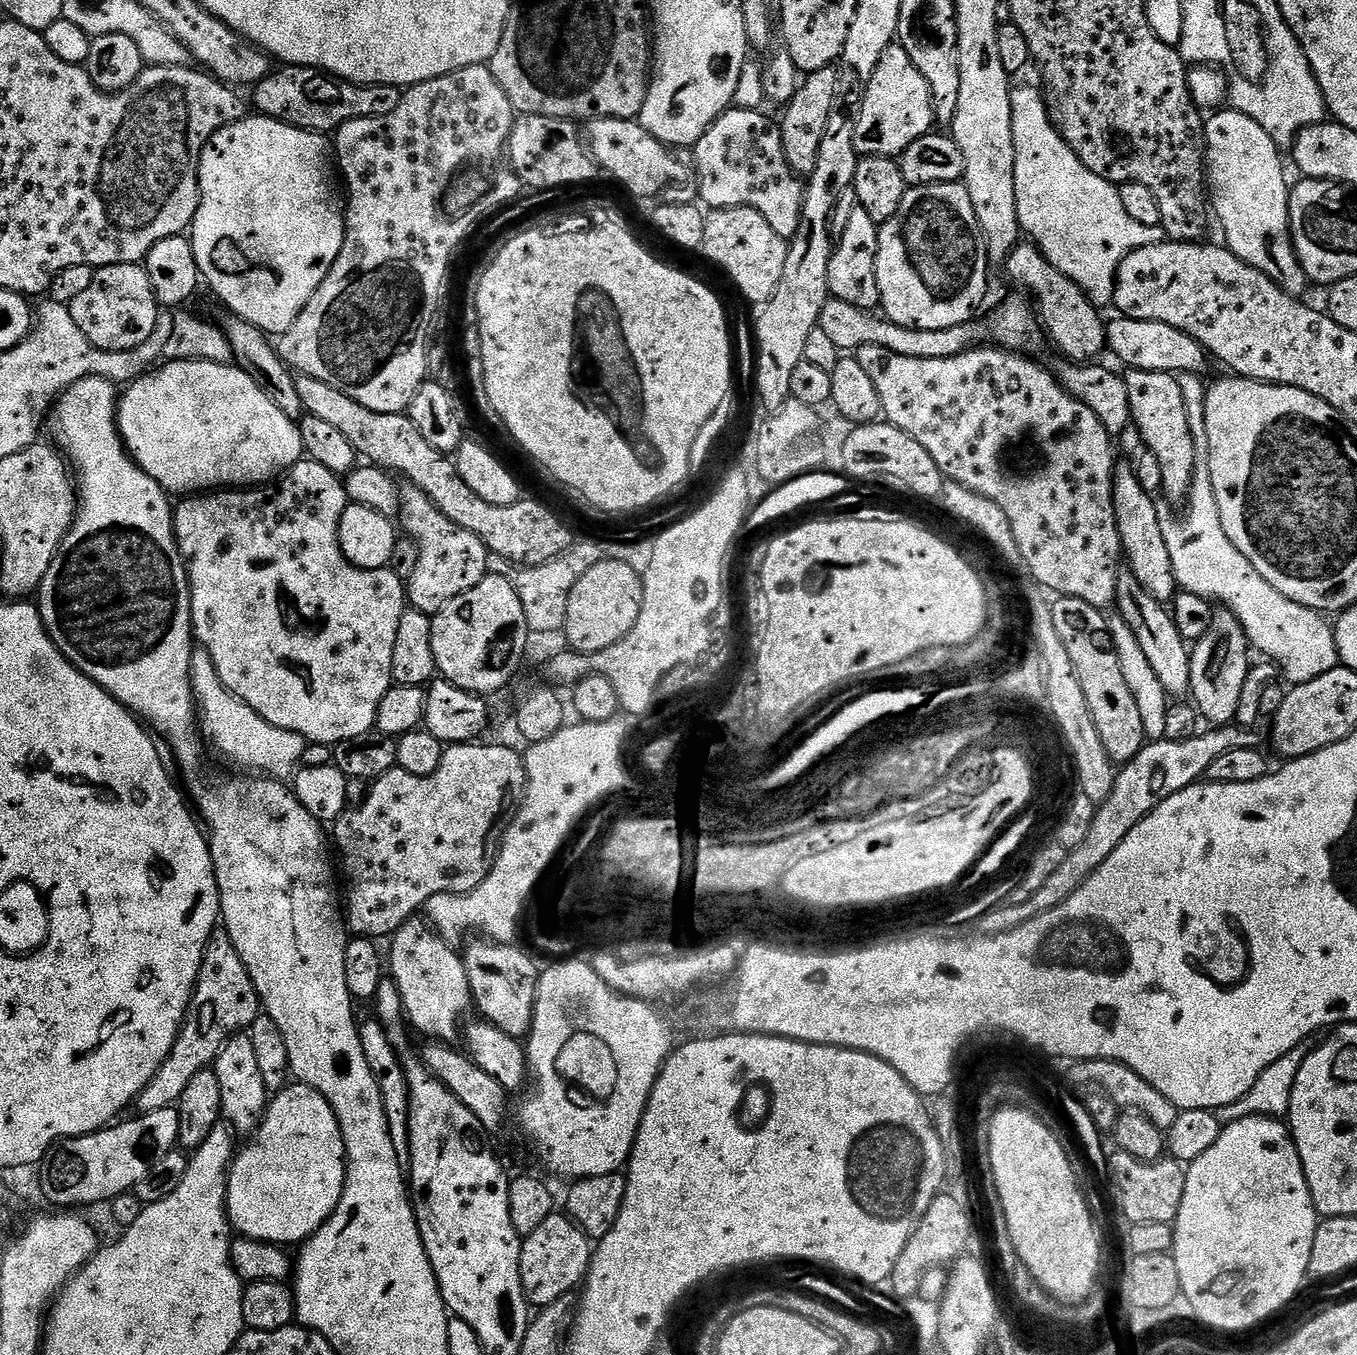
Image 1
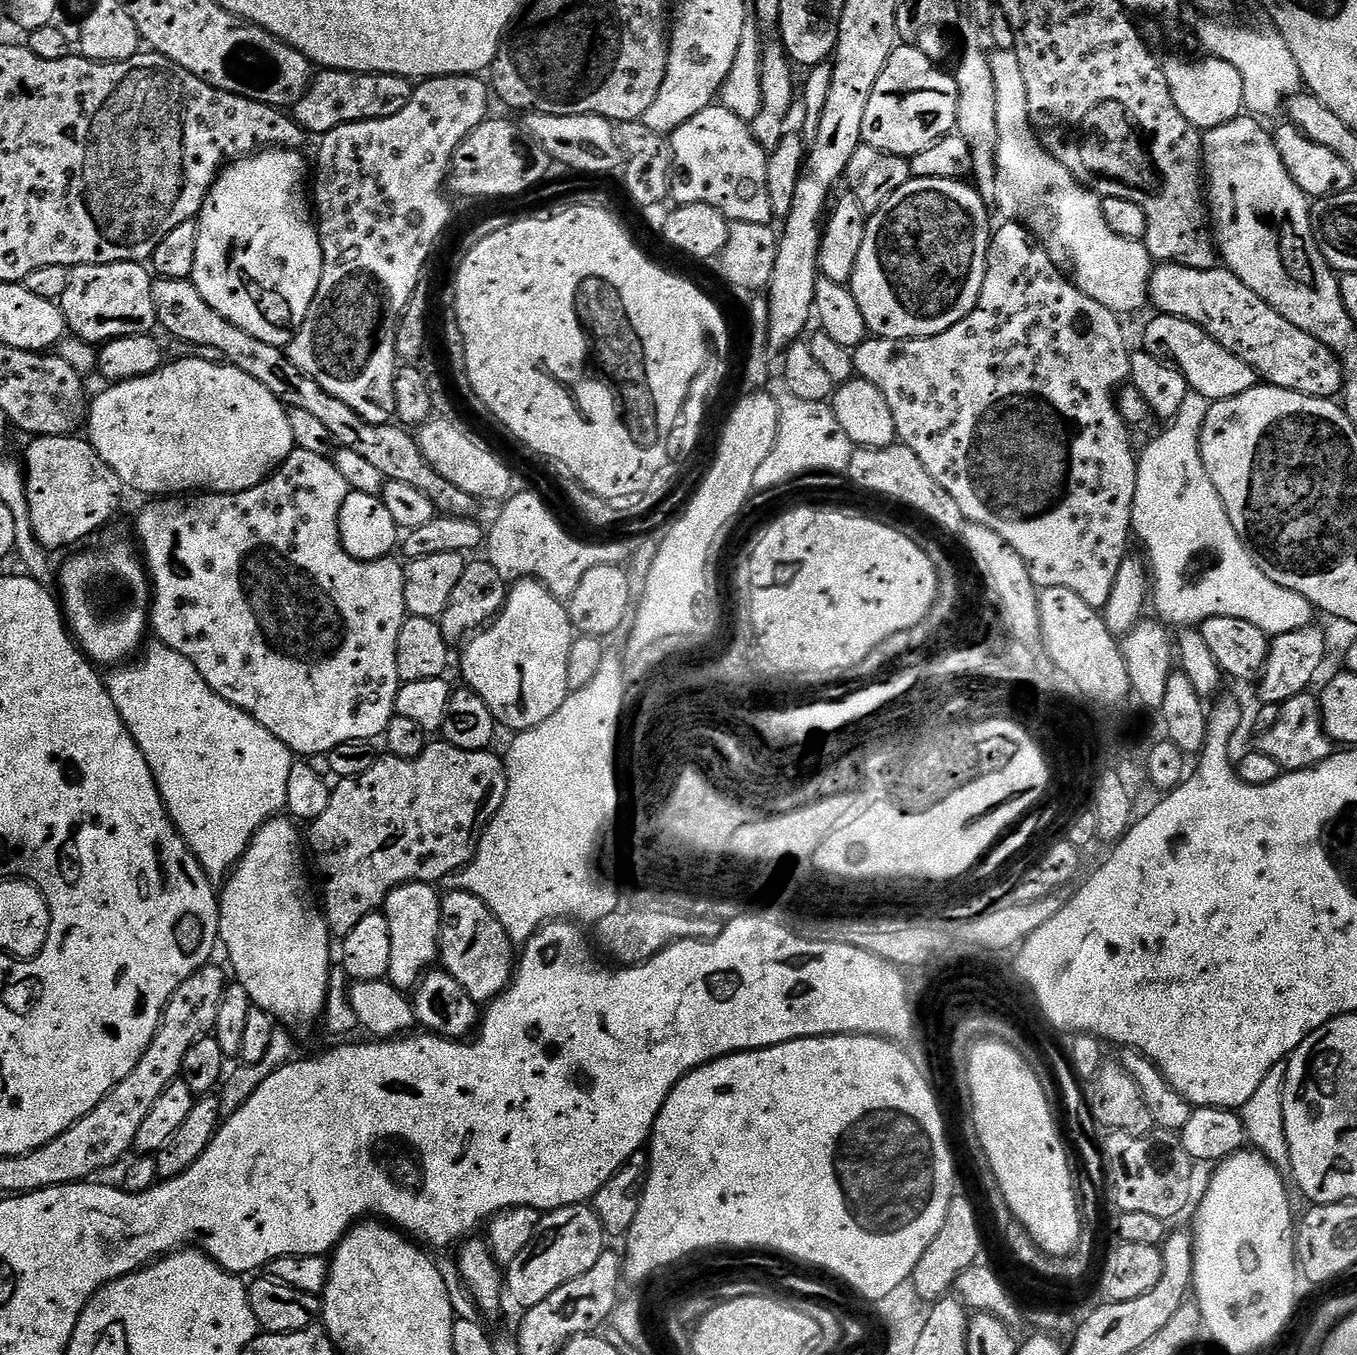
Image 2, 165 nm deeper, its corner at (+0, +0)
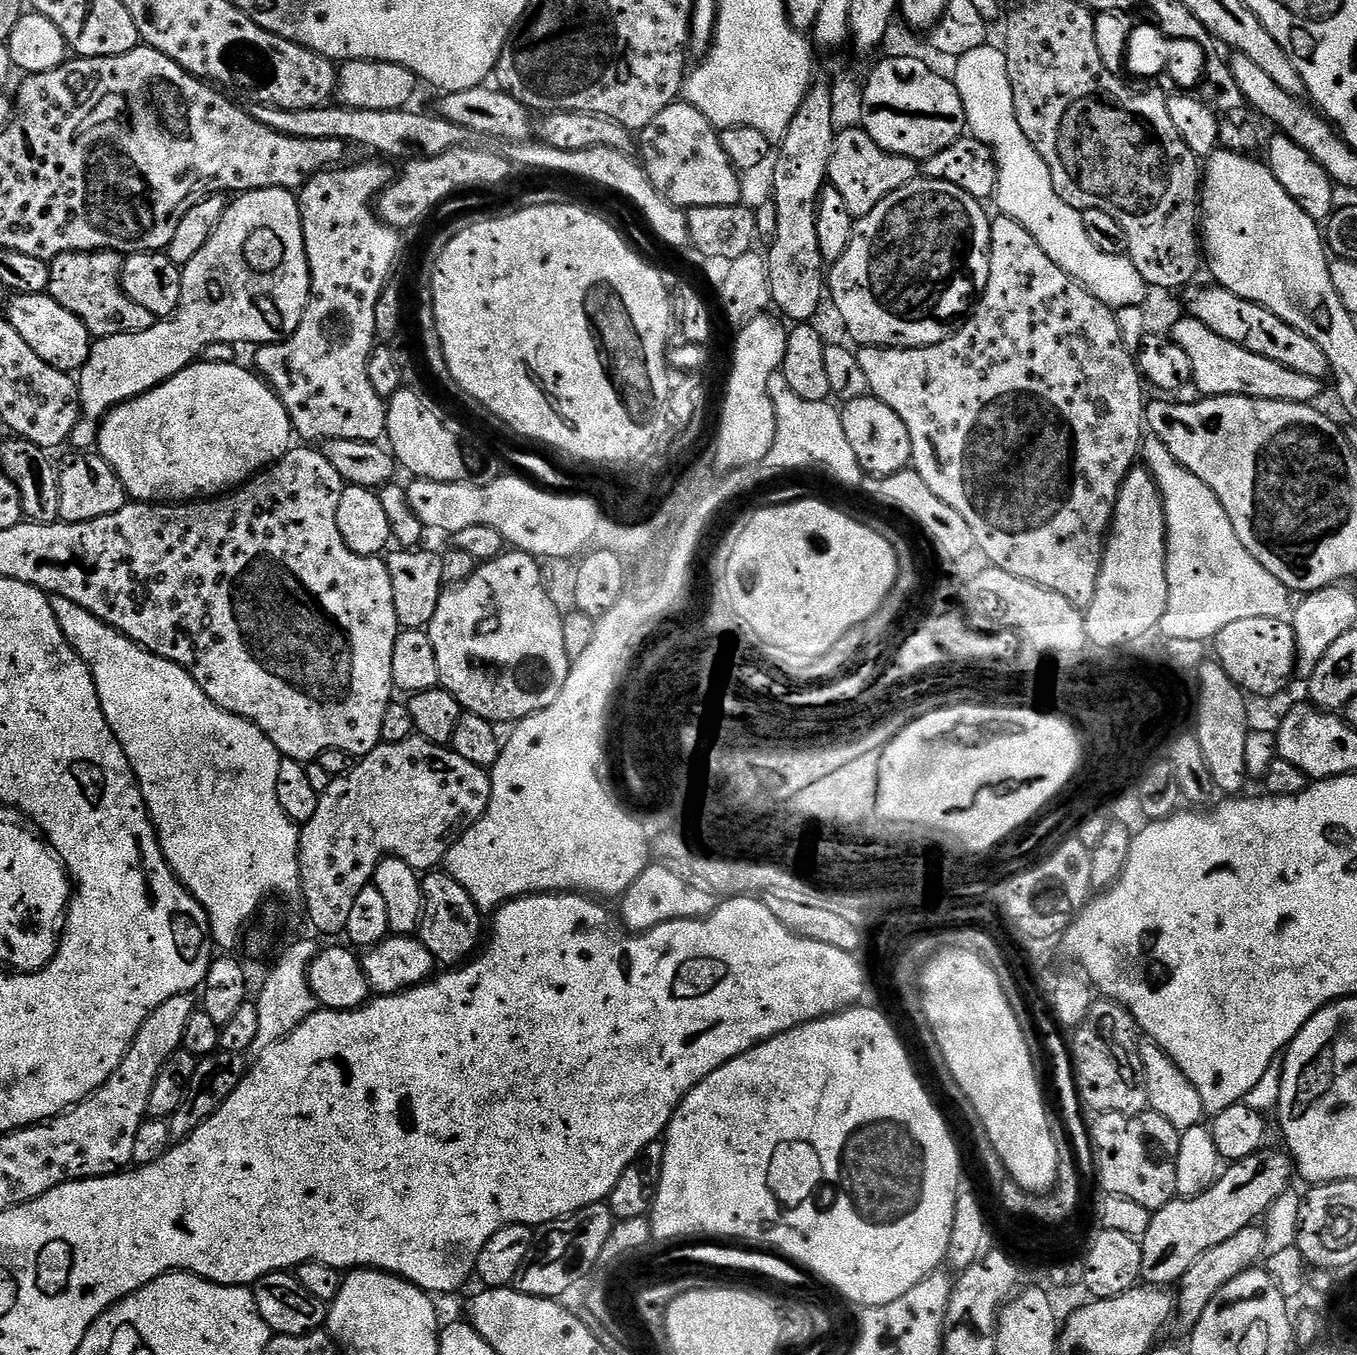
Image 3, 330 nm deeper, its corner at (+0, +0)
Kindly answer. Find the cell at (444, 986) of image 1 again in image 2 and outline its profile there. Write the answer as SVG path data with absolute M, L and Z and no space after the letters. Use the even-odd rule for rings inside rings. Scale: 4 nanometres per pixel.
M410 882L403 884L390 892L384 899L383 912L390 922L390 970L387 980L396 989L408 992L411 991L432 962L436 962L439 957L440 928L442 918L442 896L436 893L437 889L430 884L422 882Z

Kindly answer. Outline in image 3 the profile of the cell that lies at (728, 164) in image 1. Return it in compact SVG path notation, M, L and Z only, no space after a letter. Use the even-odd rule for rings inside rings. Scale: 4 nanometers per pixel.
M677 102L666 106L654 122L650 122L639 133L638 152L642 167L648 173L650 182L675 208L689 209L702 206L730 206L740 204L741 173L732 164L731 158L720 141L721 133L692 104Z

